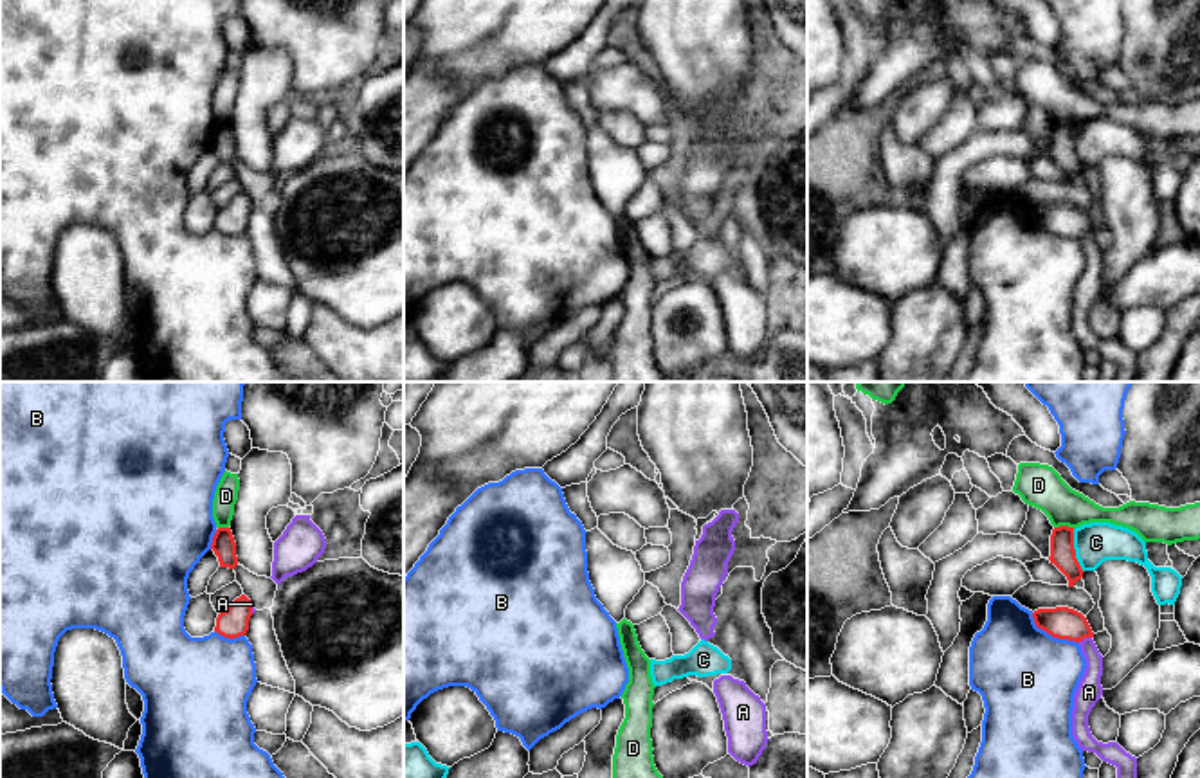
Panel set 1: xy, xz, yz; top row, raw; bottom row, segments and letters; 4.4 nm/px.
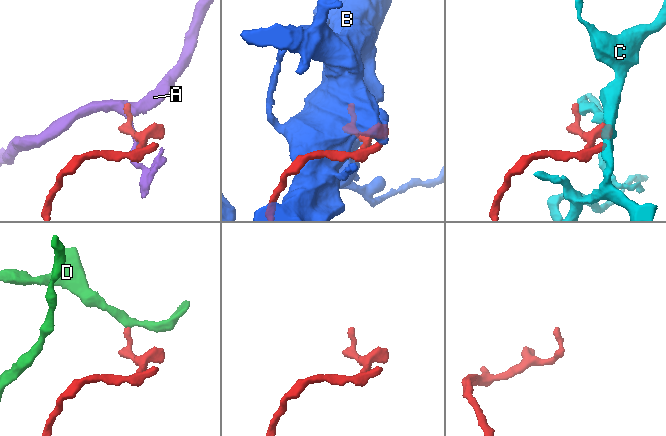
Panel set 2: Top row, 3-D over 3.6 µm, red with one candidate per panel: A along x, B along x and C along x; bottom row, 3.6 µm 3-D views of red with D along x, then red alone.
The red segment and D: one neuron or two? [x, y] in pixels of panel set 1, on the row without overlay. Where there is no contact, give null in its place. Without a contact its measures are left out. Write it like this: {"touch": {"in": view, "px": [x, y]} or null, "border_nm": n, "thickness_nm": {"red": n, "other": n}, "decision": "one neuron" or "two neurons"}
{"touch": {"in": "yz", "px": [1065, 123]}, "border_nm": 100, "thickness_nm": {"red": 110, "other": 190}, "decision": "two neurons"}

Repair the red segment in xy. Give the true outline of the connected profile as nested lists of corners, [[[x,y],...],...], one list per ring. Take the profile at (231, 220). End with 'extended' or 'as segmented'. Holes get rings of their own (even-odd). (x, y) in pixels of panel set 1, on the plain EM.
[[[241,191],[223,209],[218,211],[214,229],[229,236],[245,232],[250,213],[250,196]]]; as segmented

